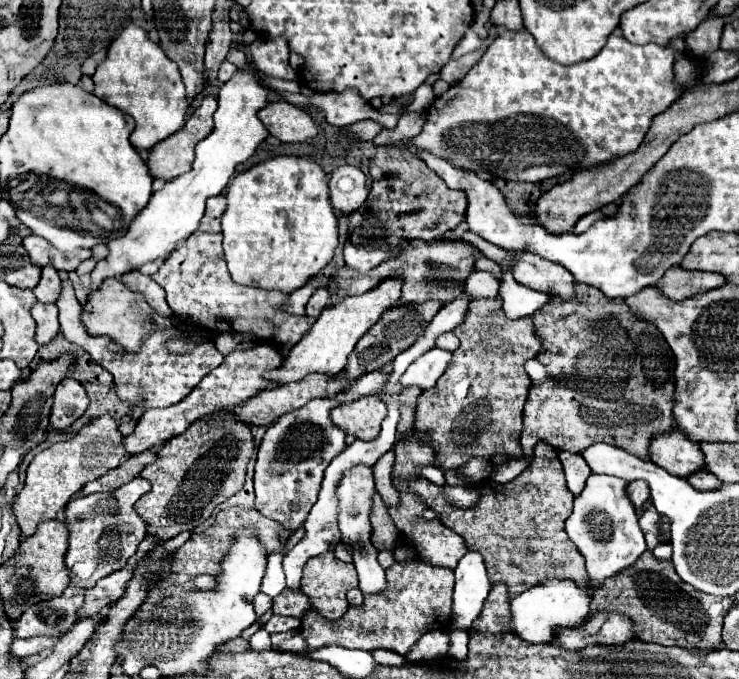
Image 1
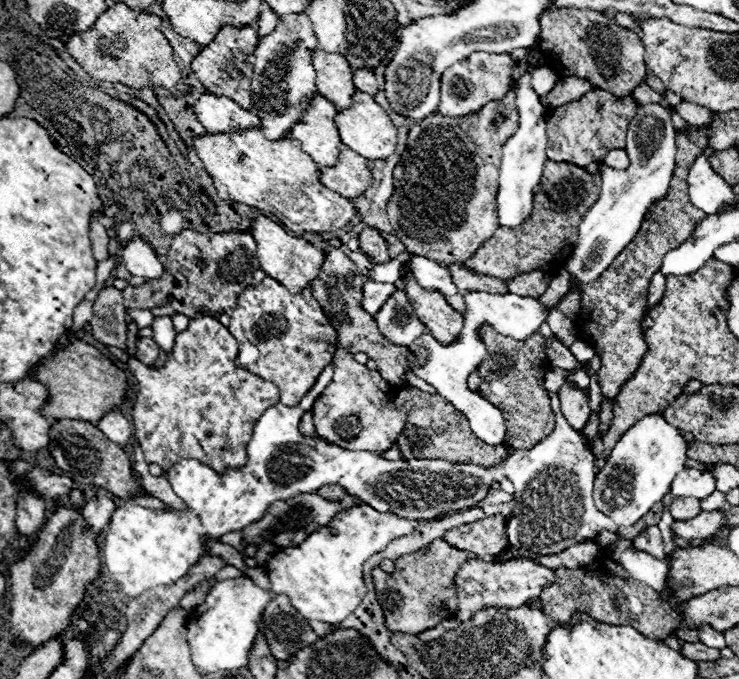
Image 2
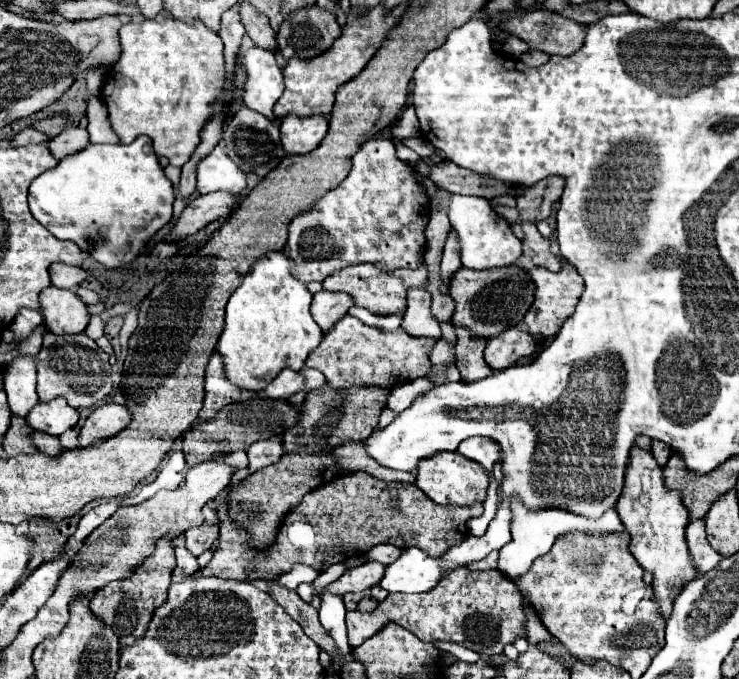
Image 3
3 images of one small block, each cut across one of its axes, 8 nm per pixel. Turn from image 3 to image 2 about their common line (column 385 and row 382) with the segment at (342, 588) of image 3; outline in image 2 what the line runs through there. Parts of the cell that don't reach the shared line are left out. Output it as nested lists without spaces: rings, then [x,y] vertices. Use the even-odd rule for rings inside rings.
[[[564,382],[562,388],[558,390],[560,404],[562,404],[562,414],[570,424],[578,430],[582,430],[590,418],[590,406],[588,406],[588,396],[586,390],[578,390],[574,384]]]

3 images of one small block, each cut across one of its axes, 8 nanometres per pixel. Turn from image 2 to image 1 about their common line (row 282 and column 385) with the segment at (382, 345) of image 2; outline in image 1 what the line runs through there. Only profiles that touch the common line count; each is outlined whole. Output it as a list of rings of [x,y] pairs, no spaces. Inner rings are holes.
[[[424,302],[418,306],[398,306],[398,308],[390,308],[386,310],[386,314],[382,314],[382,318],[358,340],[358,344],[354,346],[346,370],[344,370],[344,378],[346,380],[356,380],[366,372],[378,370],[384,364],[392,362],[400,352],[404,352],[406,348],[410,348],[418,336],[424,334],[430,318],[434,318],[434,314],[440,310],[438,302]]]

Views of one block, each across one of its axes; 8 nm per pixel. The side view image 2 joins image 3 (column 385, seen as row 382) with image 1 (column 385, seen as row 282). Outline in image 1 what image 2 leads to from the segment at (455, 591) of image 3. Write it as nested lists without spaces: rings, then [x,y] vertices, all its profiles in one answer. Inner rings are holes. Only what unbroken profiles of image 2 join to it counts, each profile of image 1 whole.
[[[420,558],[412,562],[394,562],[388,570],[388,588],[382,594],[364,596],[362,606],[350,606],[340,620],[326,620],[310,610],[302,618],[300,632],[306,636],[308,648],[316,650],[326,644],[340,644],[358,650],[392,650],[406,656],[406,652],[430,630],[450,630],[450,610],[454,592],[454,572],[444,566],[432,566]]]

